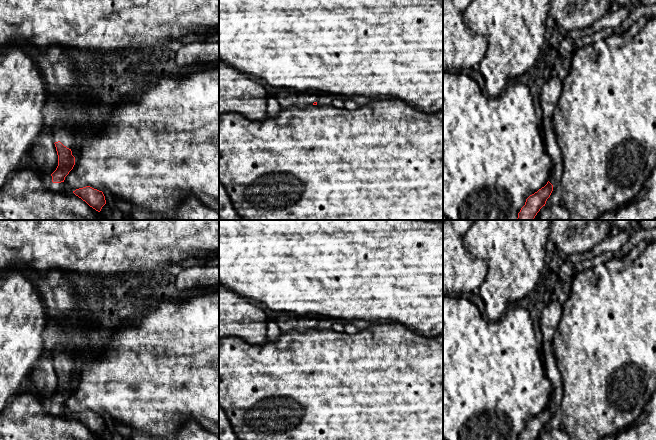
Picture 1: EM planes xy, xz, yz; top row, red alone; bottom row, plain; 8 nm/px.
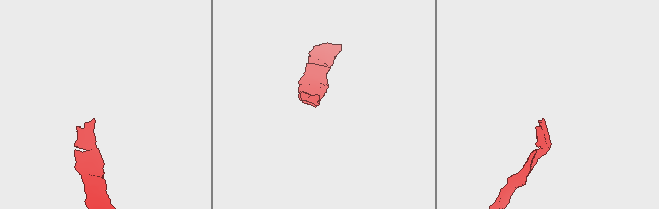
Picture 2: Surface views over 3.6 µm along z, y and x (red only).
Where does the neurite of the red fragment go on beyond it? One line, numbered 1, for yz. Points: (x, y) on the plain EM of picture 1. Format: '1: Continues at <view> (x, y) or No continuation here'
1: No continuation here

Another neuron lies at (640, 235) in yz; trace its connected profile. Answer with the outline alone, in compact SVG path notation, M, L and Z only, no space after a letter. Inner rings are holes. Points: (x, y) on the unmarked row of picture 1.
M639 226L629 240L622 245L619 252L615 254L615 257L620 258L627 255L635 246L644 241L656 242L656 227L645 229Z

